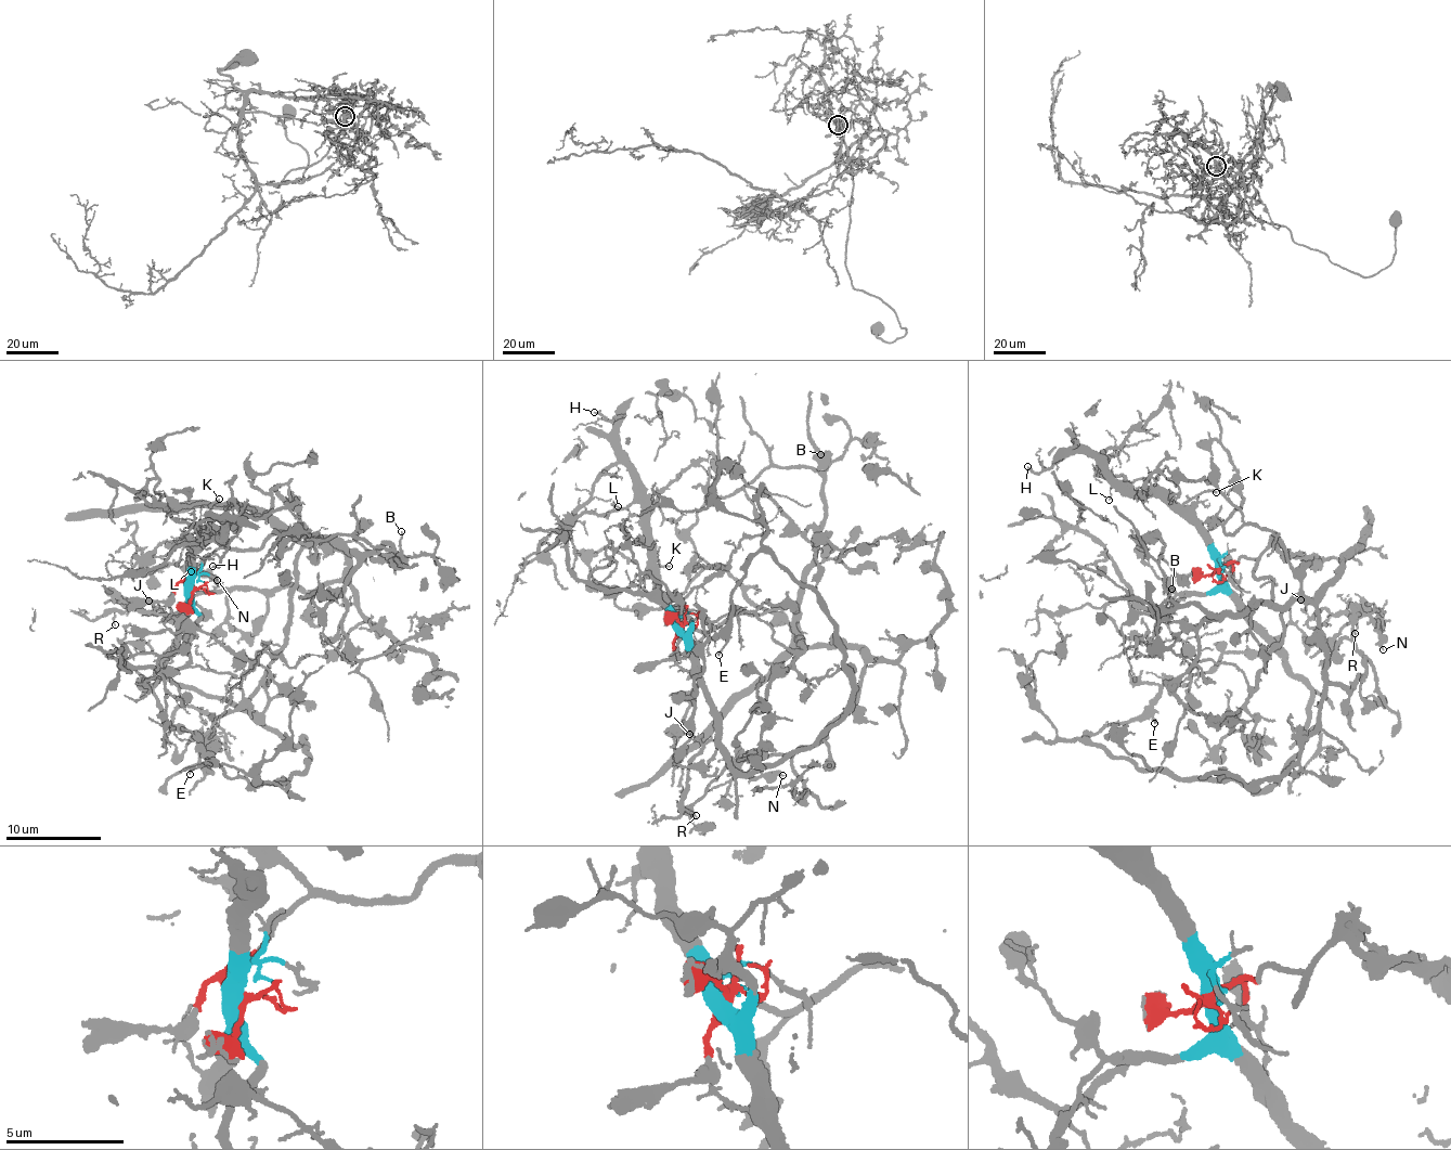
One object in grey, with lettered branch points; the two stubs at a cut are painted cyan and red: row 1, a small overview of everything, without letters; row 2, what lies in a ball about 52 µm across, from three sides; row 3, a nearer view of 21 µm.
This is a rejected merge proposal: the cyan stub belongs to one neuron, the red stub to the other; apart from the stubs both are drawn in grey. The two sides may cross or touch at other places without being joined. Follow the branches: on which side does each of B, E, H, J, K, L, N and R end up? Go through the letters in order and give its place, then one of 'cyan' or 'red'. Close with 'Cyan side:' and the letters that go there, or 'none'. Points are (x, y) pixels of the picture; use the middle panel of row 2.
B: place (820, 454); red
E: place (718, 655); cyan
H: place (594, 412); cyan
J: place (689, 734); red
K: place (669, 566); cyan
L: place (618, 506); cyan
N: place (782, 775); red
R: place (696, 815); red
Cyan side: E, H, K, L

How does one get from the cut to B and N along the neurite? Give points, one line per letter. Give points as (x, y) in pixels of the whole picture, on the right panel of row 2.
B: (1219, 570), (1254, 557), (1253, 573), (1274, 584), (1273, 604), (1221, 616), (1194, 605), (1167, 608), (1171, 589)
N: (1219, 570), (1254, 557), (1278, 606), (1315, 608), (1330, 681), (1349, 689), (1365, 671), (1360, 616), (1383, 650)

